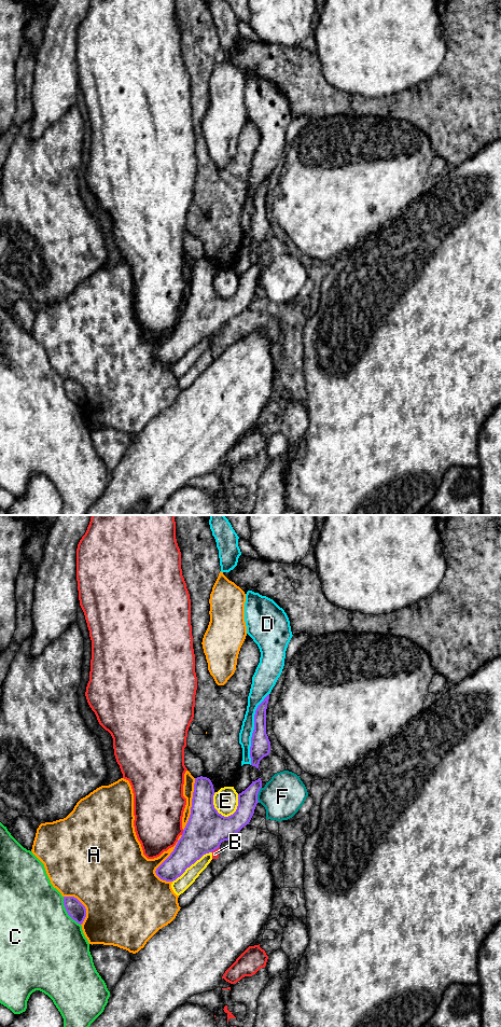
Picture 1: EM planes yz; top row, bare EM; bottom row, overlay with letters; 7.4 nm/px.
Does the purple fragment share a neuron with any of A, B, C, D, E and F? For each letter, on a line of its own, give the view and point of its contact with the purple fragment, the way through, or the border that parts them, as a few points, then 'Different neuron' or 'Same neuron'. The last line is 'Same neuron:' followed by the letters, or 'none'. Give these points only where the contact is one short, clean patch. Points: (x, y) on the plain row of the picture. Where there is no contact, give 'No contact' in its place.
A: Touches purple at yz (167, 341). Different neuron
B: Touches purple at yz (183, 315). Different neuron
C: Touches purple at yz (67, 394). Different neuron
D: Touches purple at yz (254, 211). Different neuron
E: Touches purple at yz (233, 296). Same neuron
F: Touches purple at yz (258, 276). Different neuron
Same neuron: E

